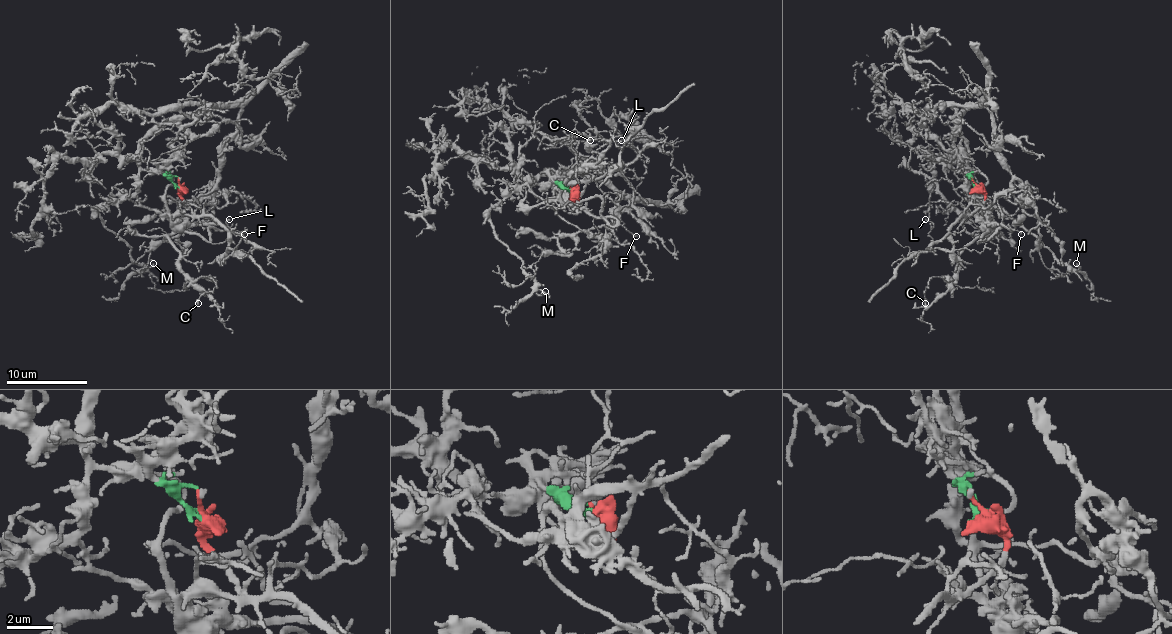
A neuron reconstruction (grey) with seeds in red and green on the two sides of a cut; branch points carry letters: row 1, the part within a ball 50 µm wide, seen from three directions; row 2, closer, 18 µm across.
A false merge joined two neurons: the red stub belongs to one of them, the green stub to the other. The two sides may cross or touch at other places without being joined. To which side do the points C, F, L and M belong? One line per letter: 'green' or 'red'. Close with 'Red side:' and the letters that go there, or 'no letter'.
C: red
F: red
L: red
M: green
Red side: C, F, L

